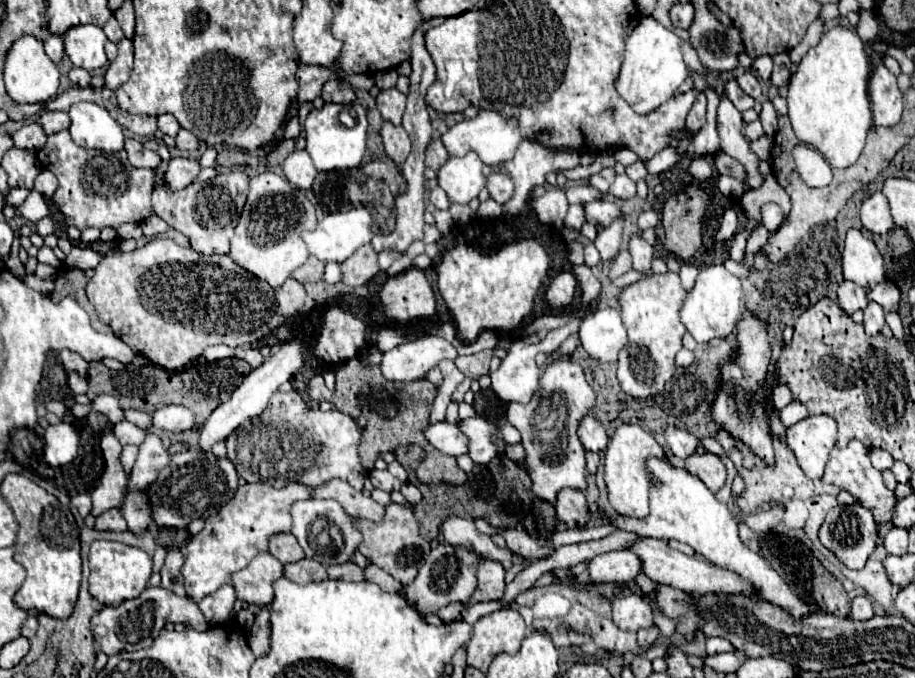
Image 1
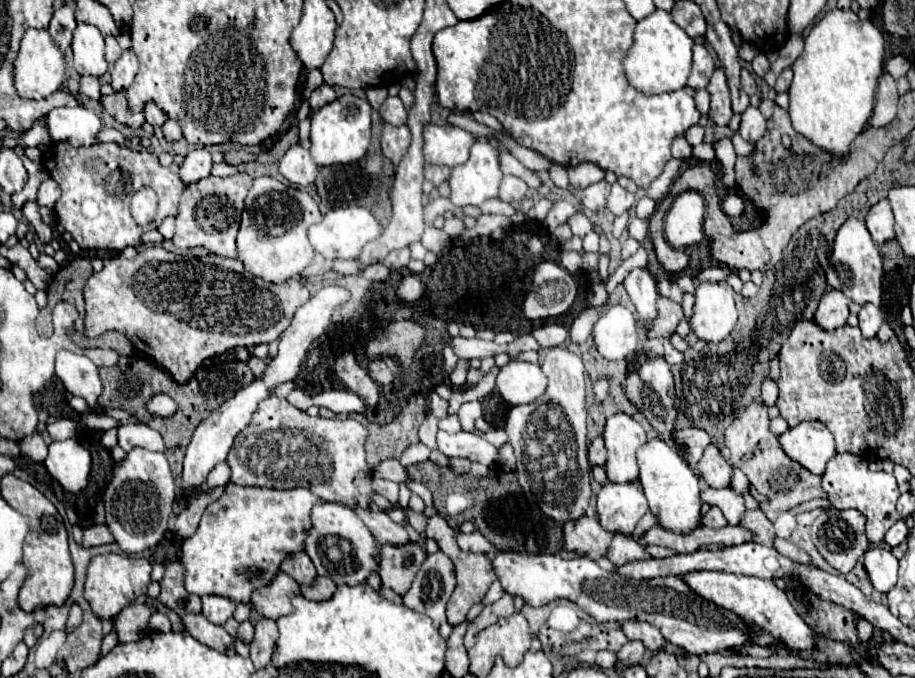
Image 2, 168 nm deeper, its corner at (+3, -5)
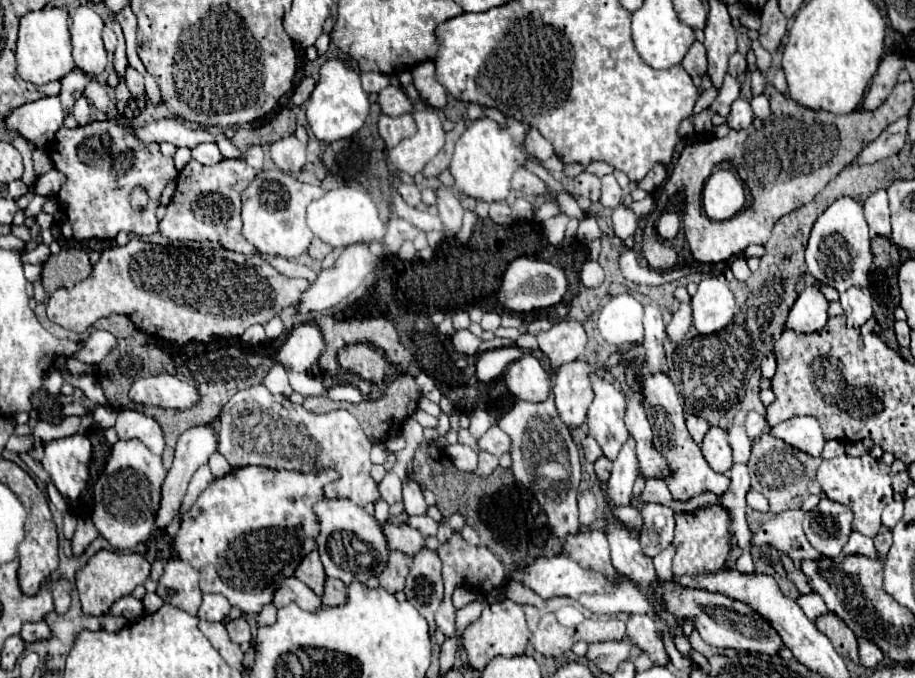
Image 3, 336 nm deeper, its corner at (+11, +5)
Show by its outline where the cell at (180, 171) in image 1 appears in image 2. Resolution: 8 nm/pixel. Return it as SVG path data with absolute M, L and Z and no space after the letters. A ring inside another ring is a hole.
M192 149L186 155L186 161L180 165L180 179L184 179L186 185L192 185L204 177L210 175L212 171L212 155L208 149Z

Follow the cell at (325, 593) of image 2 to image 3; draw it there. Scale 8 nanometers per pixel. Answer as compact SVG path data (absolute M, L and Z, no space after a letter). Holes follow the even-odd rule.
M326 577L324 593L320 595L324 605L342 605L346 601L346 585L340 579Z

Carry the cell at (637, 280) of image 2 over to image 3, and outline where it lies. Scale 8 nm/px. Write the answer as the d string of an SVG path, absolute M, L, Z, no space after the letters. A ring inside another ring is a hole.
M644 305L644 349L648 357L648 371L664 371L668 373L666 361L664 361L664 321L662 313L654 305Z

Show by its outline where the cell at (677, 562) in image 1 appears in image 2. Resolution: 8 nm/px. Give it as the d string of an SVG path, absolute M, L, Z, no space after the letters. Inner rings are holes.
M692 571L682 577L692 591L696 591L706 601L712 601L742 619L758 625L766 633L770 633L780 645L788 647L790 651L812 651L816 649L816 633L806 625L806 621L796 613L792 603L788 601L786 593L768 579L756 579L748 575L724 573L724 571Z

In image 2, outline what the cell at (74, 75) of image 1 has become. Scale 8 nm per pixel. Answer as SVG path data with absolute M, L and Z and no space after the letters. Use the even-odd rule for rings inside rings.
M82 77L80 79L80 91L90 99L100 99L100 83L98 77Z

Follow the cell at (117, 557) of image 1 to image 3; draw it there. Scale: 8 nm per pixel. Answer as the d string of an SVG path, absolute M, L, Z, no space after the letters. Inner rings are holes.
M100 549L96 555L88 559L88 563L76 571L76 587L80 593L82 611L88 615L106 615L110 605L134 591L136 585L142 585L150 575L150 563L140 553L126 551L106 551Z

